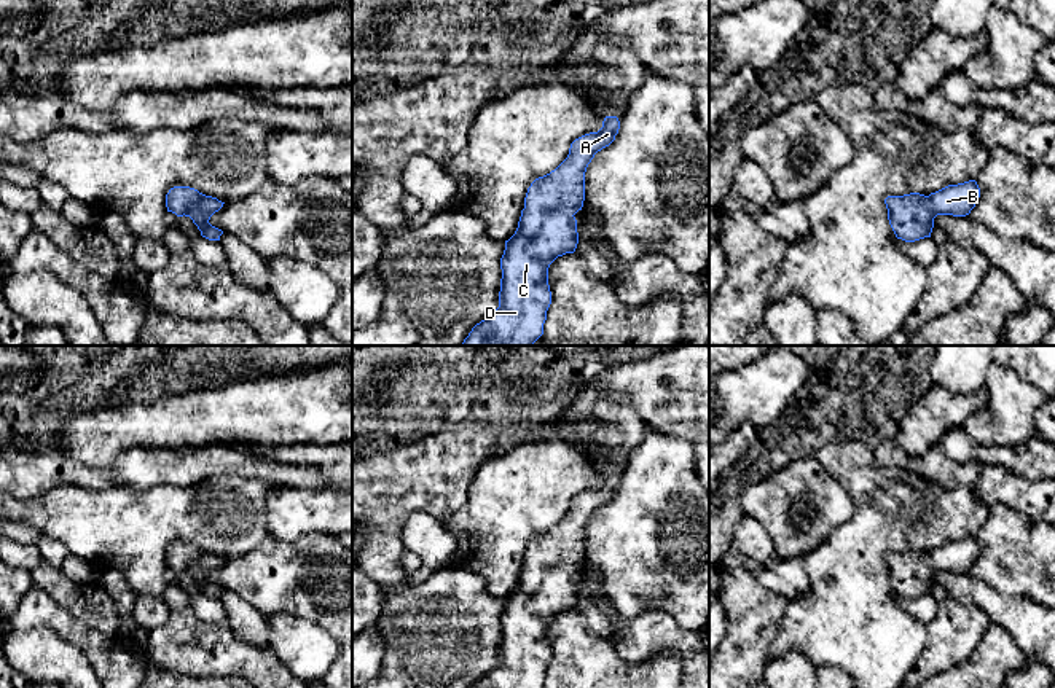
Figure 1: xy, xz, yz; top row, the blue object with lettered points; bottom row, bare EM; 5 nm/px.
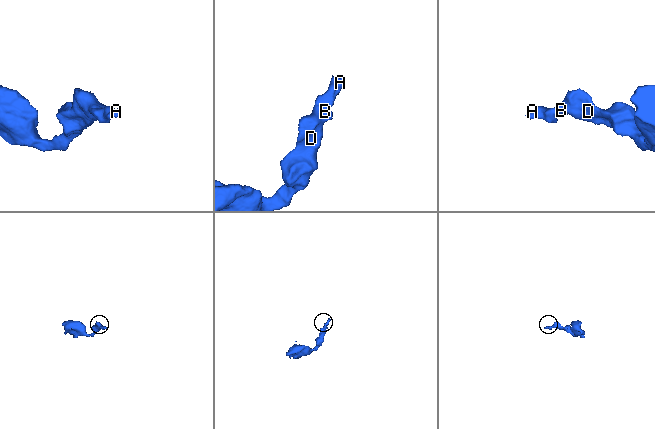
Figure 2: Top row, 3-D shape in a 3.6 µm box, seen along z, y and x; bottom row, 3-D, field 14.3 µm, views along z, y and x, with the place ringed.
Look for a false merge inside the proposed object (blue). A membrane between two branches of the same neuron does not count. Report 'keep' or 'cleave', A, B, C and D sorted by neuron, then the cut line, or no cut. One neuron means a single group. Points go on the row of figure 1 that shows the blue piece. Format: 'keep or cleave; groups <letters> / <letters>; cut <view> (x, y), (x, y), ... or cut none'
keep; groups A B C D; cut none

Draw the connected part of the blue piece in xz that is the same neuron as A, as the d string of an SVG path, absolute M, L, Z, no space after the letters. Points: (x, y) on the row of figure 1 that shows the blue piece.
M606 116L598 132L575 139L567 158L555 170L531 183L518 228L505 240L500 258L499 307L477 323L461 346L532 346L543 334L547 311L551 304L548 268L558 256L575 252L578 233L574 215L583 207L586 167L598 151L615 140L618 129L618 118Z

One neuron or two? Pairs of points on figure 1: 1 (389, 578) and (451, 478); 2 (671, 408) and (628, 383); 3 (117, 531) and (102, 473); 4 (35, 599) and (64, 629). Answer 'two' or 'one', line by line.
1: one
2: one
3: two
4: one

